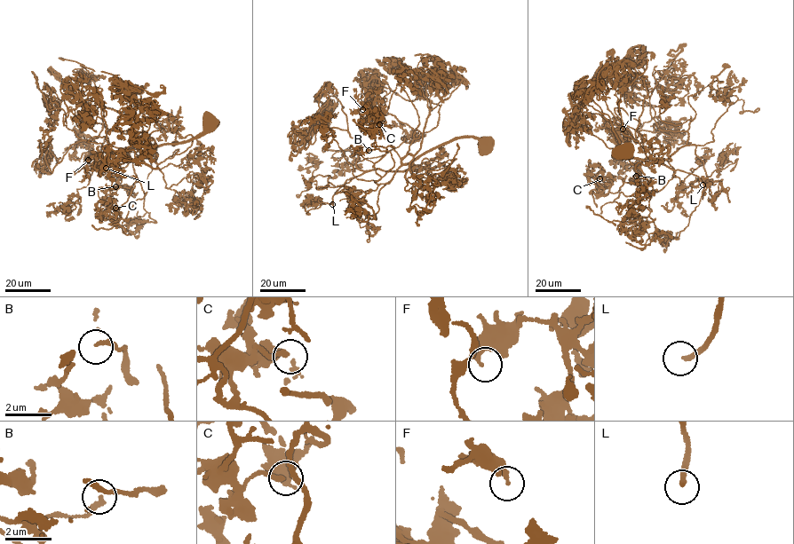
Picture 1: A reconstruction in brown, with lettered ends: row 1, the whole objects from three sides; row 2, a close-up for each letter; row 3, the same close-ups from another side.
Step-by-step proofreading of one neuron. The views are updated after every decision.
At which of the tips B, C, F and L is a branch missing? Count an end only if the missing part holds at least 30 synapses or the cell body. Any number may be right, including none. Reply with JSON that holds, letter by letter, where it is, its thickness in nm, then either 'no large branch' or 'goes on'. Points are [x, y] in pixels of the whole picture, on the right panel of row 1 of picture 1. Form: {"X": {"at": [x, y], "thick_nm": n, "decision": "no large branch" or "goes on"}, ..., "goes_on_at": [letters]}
{"B": {"at": [636, 176], "thick_nm": 140, "decision": "no large branch"}, "C": {"at": [599, 178], "thick_nm": 180, "decision": "no large branch"}, "F": {"at": [623, 129], "thick_nm": 200, "decision": "no large branch"}, "L": {"at": [702, 185], "thick_nm": 200, "decision": "goes on"}, "goes_on_at": ["L"]}

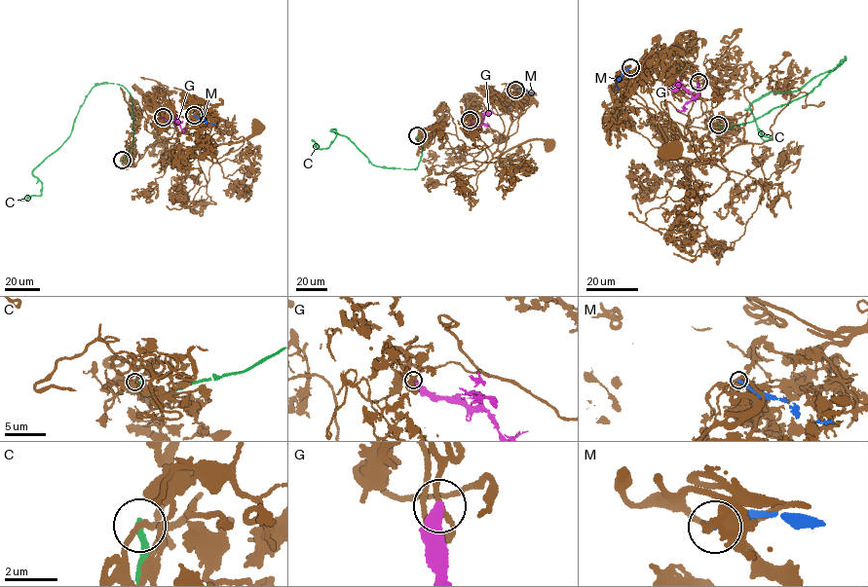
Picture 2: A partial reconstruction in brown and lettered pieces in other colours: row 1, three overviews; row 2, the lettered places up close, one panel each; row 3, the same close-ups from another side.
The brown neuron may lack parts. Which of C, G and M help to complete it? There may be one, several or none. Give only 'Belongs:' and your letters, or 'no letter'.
Belongs: no letter

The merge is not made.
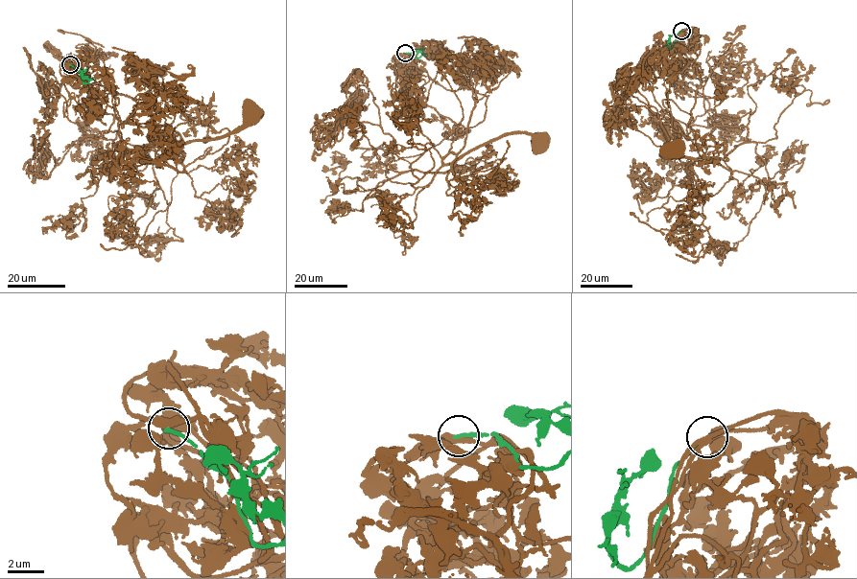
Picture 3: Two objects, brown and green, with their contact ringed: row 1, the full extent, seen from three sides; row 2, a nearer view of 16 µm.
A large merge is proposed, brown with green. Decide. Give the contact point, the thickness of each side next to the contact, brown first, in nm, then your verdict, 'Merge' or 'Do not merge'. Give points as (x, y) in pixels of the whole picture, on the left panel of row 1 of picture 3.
Place: (70, 64). Thickness 400 nm (brown) against 190 nm. Do not merge

